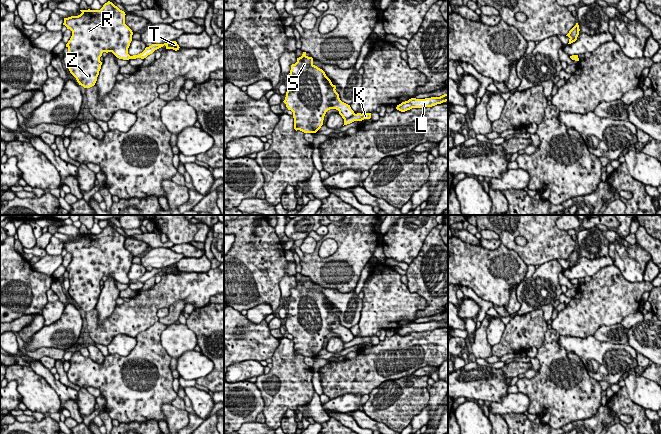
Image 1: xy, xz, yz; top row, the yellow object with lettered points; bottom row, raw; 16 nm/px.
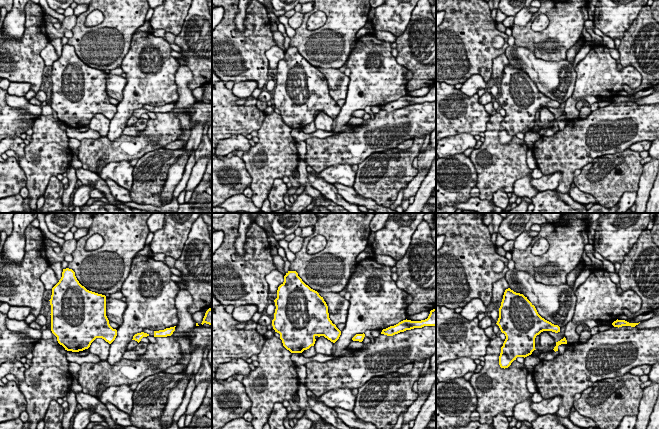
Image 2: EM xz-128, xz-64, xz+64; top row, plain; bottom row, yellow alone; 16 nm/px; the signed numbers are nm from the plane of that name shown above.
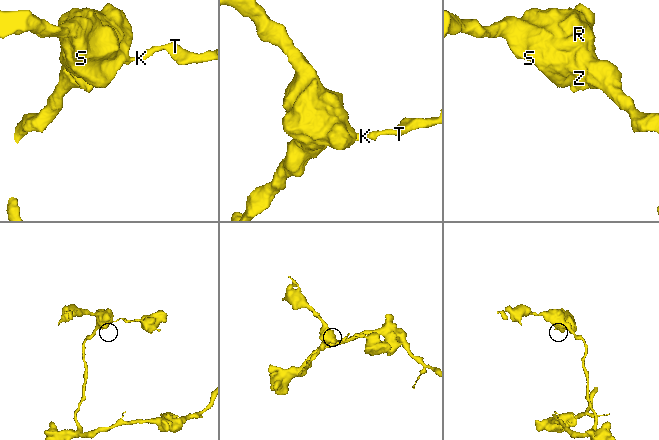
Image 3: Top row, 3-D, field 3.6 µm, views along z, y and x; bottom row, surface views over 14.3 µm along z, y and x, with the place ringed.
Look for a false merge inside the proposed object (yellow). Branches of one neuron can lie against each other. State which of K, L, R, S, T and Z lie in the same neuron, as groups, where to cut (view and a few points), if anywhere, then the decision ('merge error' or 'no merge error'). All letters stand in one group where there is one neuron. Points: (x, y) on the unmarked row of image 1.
K L T / R S Z; cut in xz along (354, 337), (344, 343); merge error

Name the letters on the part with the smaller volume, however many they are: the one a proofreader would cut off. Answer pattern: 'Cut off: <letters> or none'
Cut off: K, L, T

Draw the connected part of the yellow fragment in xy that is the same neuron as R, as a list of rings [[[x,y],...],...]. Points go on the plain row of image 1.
[[[110,225],[105,227],[100,234],[80,235],[82,237],[78,240],[64,242],[63,249],[72,255],[72,260],[66,268],[70,283],[68,293],[79,309],[90,312],[97,305],[102,289],[100,281],[103,276],[112,276],[119,283],[129,284],[128,272],[133,256],[125,248],[125,236]]]

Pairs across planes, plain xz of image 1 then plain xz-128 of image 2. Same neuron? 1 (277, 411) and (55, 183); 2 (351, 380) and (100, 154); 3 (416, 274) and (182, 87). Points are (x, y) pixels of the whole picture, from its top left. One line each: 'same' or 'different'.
1: different
2: same
3: different

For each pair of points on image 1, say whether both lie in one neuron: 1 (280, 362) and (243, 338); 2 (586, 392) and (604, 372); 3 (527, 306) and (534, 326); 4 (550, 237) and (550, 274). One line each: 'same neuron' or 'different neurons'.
1: different neurons
2: different neurons
3: different neurons
4: different neurons

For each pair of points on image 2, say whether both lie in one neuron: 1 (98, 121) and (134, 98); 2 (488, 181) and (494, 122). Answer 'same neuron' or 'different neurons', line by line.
1: different neurons
2: same neuron

